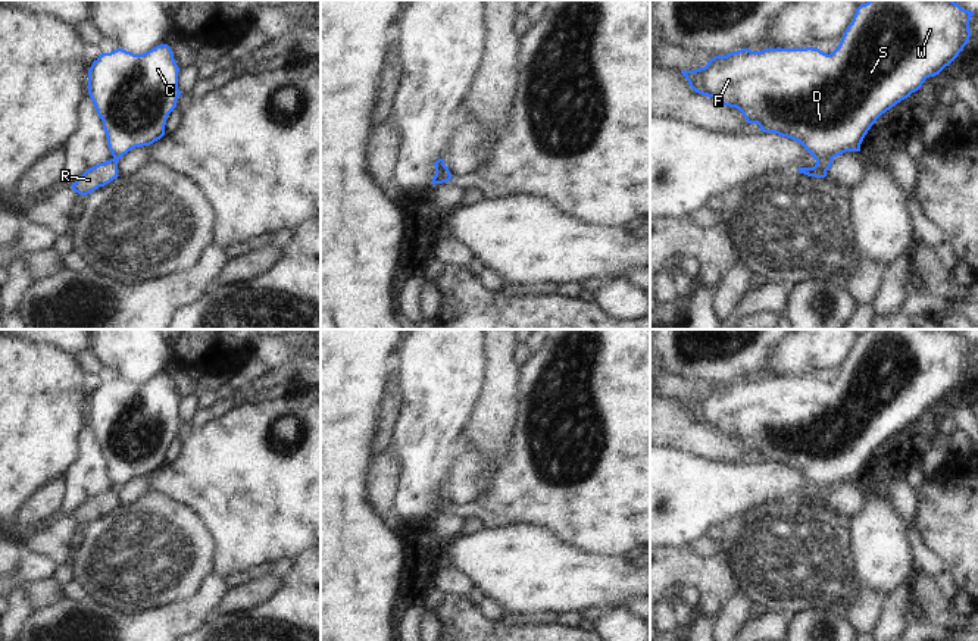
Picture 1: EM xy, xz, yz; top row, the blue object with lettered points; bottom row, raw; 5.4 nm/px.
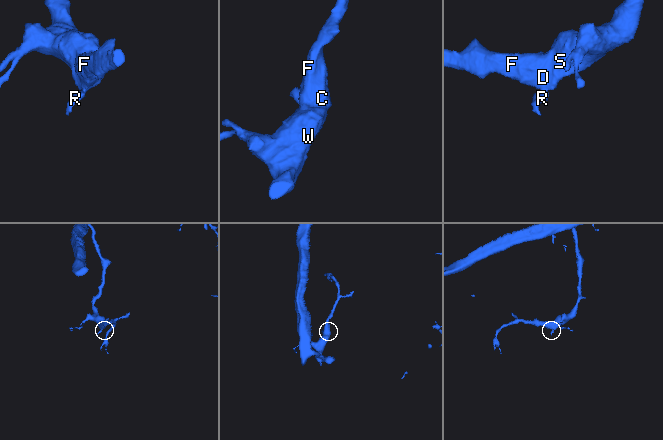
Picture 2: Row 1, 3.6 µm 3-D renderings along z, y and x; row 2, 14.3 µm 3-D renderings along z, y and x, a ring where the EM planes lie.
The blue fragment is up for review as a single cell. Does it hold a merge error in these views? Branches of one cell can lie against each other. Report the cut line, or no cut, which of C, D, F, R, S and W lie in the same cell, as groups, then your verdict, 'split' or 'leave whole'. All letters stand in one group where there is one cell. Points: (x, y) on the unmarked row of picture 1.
yz (831, 487), (816, 490) | C D F S W / R | split

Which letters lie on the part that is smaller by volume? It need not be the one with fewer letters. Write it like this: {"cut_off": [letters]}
{"cut_off": ["R"]}

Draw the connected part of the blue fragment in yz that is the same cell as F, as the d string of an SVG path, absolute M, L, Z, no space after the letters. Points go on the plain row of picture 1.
M869 329L856 338L838 376L827 384L819 378L741 378L715 385L704 397L682 400L690 416L721 434L738 438L747 453L800 472L815 490L834 488L846 481L860 481L860 473L877 448L918 420L927 407L938 404L968 373L974 341L953 329Z

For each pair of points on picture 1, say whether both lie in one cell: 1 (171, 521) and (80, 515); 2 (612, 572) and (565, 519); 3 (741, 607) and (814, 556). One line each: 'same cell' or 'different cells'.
1: same cell
2: different cells
3: different cells

